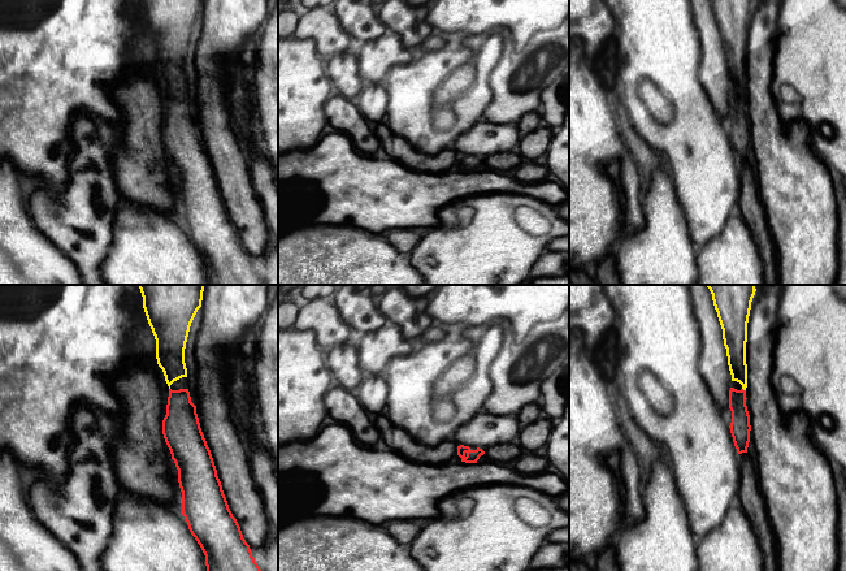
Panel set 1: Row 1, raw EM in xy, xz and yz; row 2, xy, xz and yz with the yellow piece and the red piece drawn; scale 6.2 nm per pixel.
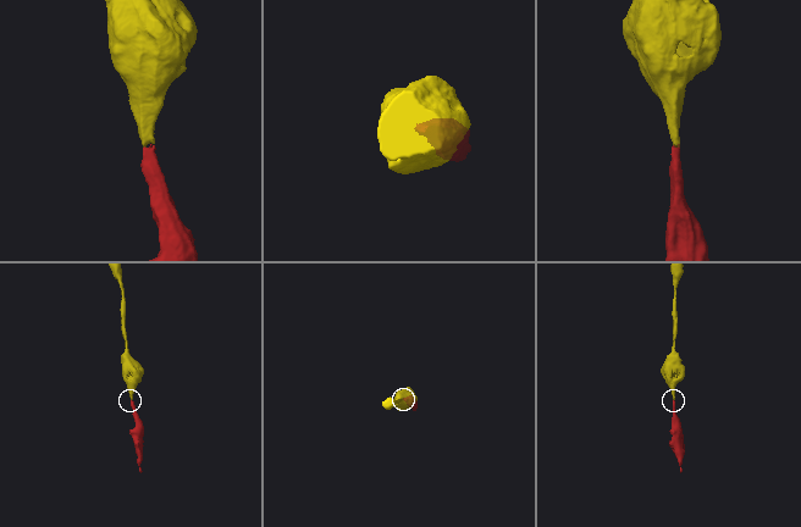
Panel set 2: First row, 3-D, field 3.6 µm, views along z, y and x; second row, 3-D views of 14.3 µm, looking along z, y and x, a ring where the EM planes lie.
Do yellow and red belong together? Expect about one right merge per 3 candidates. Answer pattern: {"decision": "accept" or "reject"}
{"decision": "accept"}

